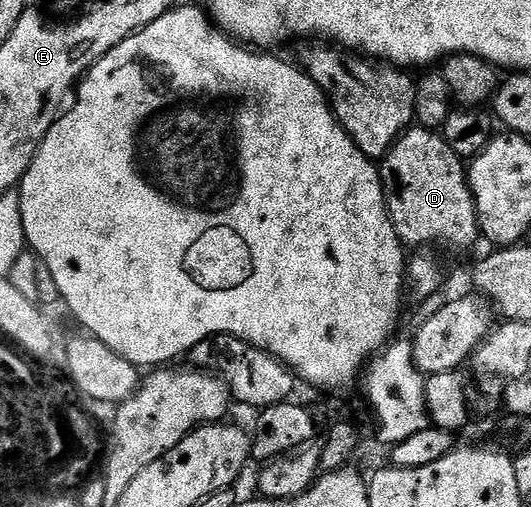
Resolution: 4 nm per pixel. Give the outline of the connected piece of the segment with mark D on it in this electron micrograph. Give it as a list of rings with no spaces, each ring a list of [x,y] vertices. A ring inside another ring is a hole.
[[[410,128],[397,139],[388,154],[380,159],[381,183],[385,189],[385,207],[393,221],[399,240],[409,248],[437,248],[469,250],[479,242],[477,209],[469,187],[466,163],[445,143],[440,133],[420,128]]]

